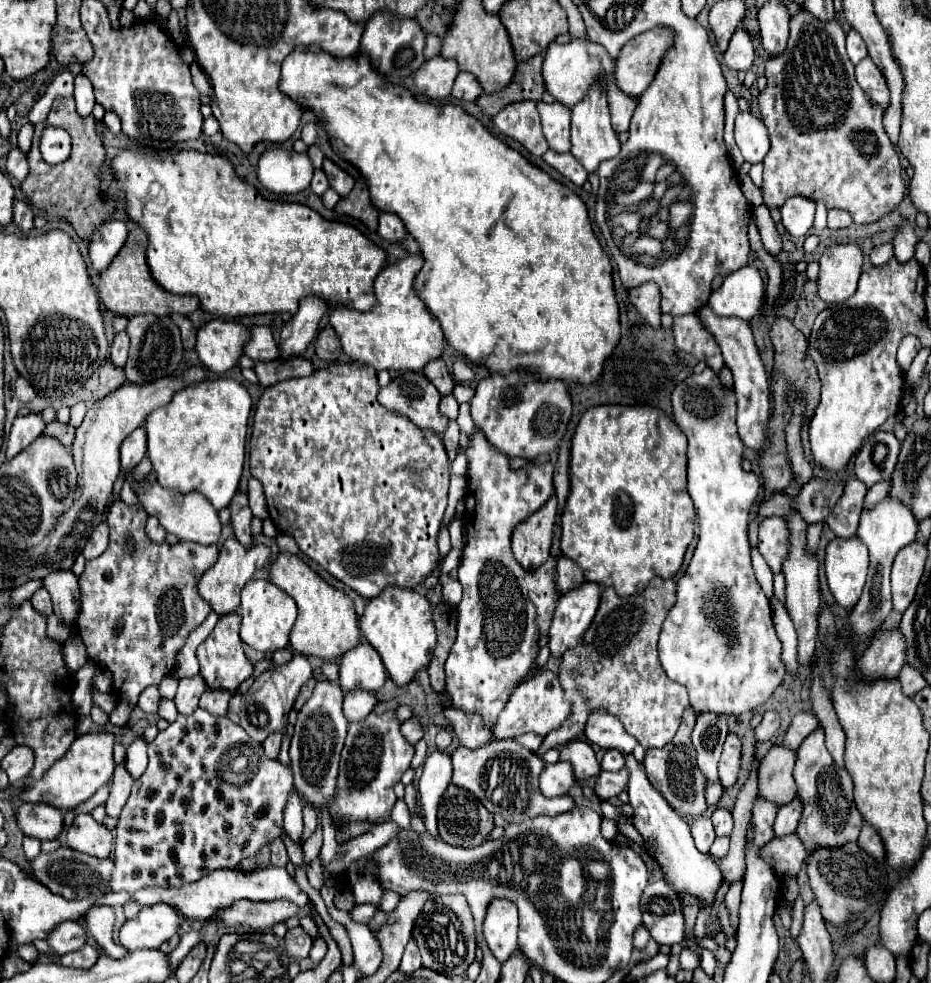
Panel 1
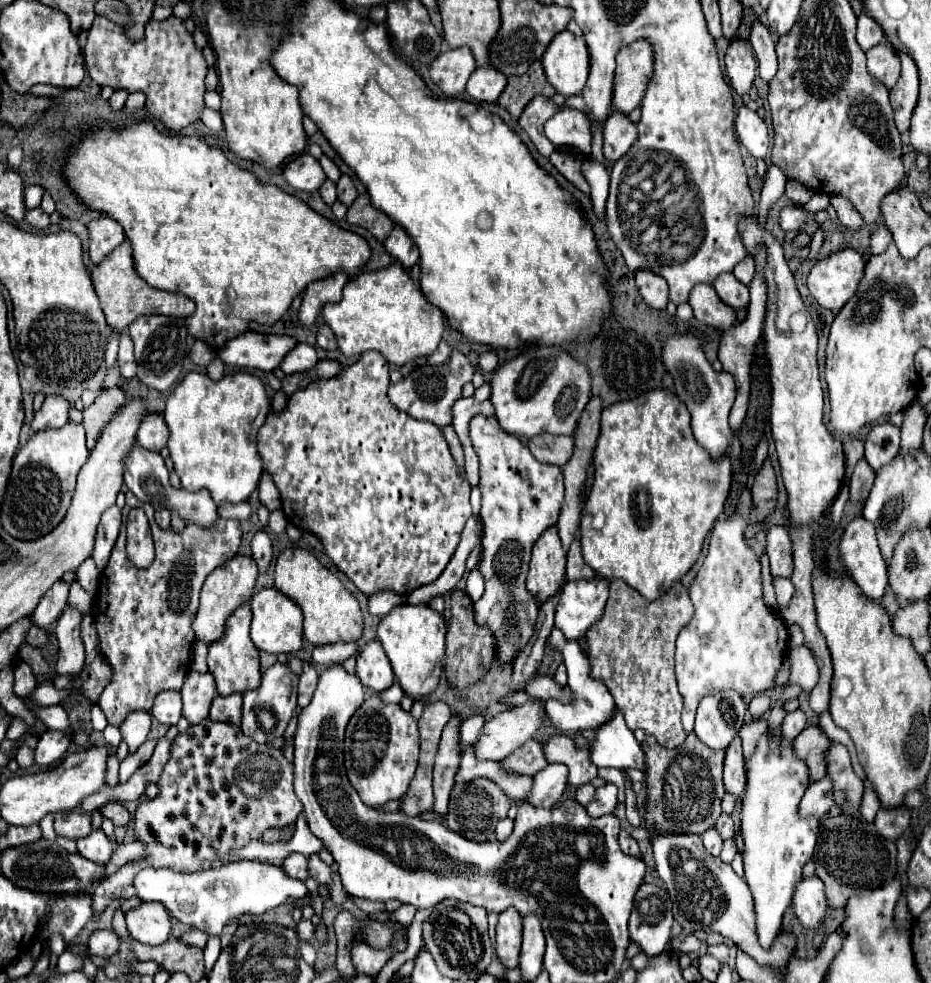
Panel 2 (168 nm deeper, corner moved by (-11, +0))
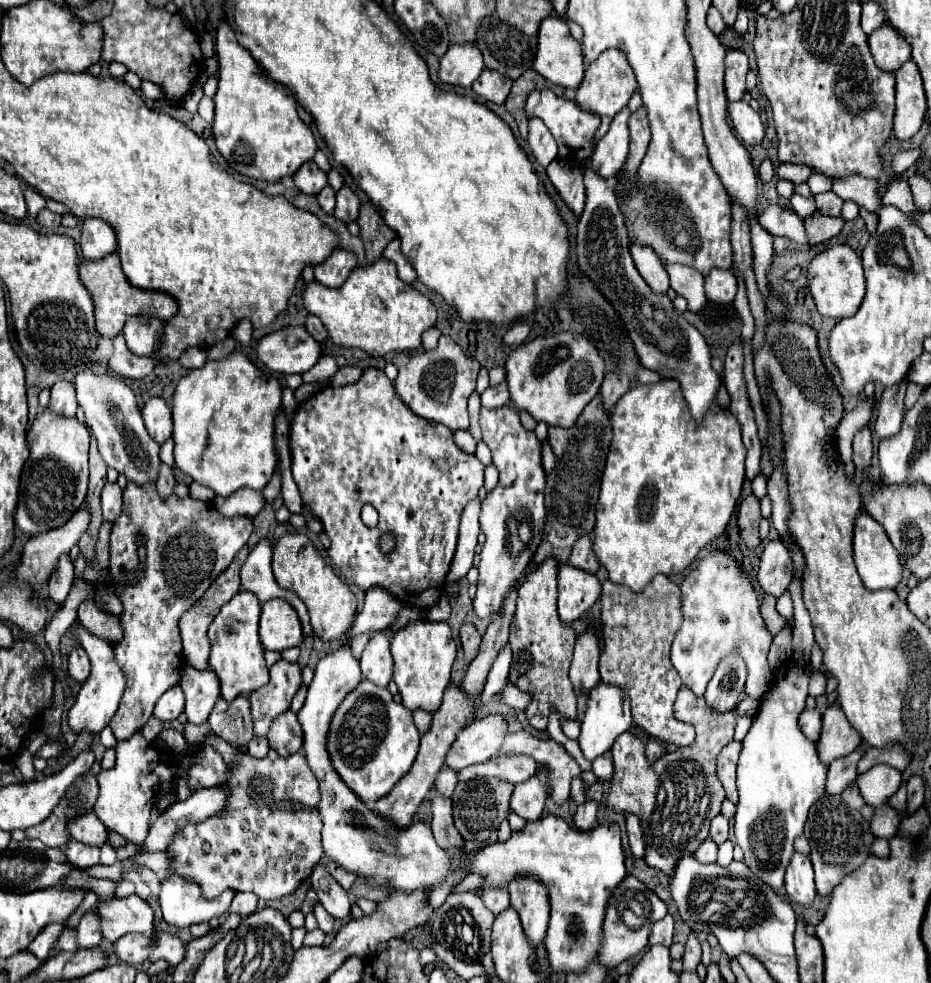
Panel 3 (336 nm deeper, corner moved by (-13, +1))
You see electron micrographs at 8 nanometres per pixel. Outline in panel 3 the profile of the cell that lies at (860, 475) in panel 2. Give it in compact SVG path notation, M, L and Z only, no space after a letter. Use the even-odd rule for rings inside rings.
M864 425L862 429L858 429L858 433L854 435L852 449L854 449L852 463L856 465L856 469L868 471L870 459L872 459L872 431L868 429L868 425Z

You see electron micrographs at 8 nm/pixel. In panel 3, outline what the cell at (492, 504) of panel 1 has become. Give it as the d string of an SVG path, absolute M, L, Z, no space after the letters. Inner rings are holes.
M508 405L498 409L480 411L480 427L484 443L492 451L492 463L498 467L498 485L486 495L480 511L480 529L486 535L486 543L480 553L478 565L478 591L474 597L474 611L478 617L490 619L500 611L510 587L524 575L524 569L532 561L536 547L540 545L546 509L544 509L544 483L546 475L540 463L542 443L534 431L522 427L520 417Z

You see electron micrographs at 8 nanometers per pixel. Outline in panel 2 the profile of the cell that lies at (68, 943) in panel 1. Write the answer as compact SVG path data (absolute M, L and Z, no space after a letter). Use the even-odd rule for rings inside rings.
M94 930L86 942L88 952L92 956L102 956L102 958L110 958L112 954L116 954L118 946L120 938L116 936L114 930Z

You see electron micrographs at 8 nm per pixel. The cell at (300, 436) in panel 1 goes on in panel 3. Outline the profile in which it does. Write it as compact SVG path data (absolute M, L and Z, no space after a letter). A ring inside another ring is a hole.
M368 369L364 371L362 379L354 385L344 385L344 387L326 387L322 391L318 391L314 397L310 397L308 401L304 401L296 415L294 415L294 423L290 429L290 451L292 451L292 475L294 481L300 489L300 495L304 499L304 505L322 521L326 535L330 537L332 545L328 549L328 555L332 559L332 563L340 569L340 573L354 585L358 585L360 589L370 589L370 587L382 587L386 589L390 595L394 595L396 599L400 599L406 605L418 607L418 609L430 609L434 607L444 591L444 581L450 569L450 561L454 557L456 551L456 539L458 539L458 525L460 525L460 513L466 507L468 501L478 497L478 489L484 485L484 465L476 459L476 455L470 455L466 451L462 451L456 443L454 443L454 431L444 427L442 423L432 423L428 419L422 419L418 415L412 413L412 409L408 409L404 405L404 401L396 395L394 391L394 383L384 375L384 371L378 369ZM372 503L378 511L378 525L376 527L366 527L360 519L360 509L362 505ZM386 531L392 531L396 535L396 549L388 555L380 553L378 549L378 537Z

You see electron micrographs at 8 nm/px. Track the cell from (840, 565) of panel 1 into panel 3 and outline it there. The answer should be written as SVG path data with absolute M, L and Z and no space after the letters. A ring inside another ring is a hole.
M860 513L856 519L856 527L854 527L854 561L858 567L858 573L864 581L864 585L870 591L878 591L878 589L894 589L898 585L898 581L902 579L902 571L904 567L900 567L900 555L896 555L896 549L892 547L886 531L880 527L880 523L876 523L876 519L872 519L868 513Z

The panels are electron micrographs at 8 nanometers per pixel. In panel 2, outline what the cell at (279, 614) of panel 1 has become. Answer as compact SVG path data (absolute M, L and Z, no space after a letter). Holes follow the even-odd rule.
M264 588L250 600L252 606L252 642L264 652L298 652L302 646L302 610L286 594L276 588Z

